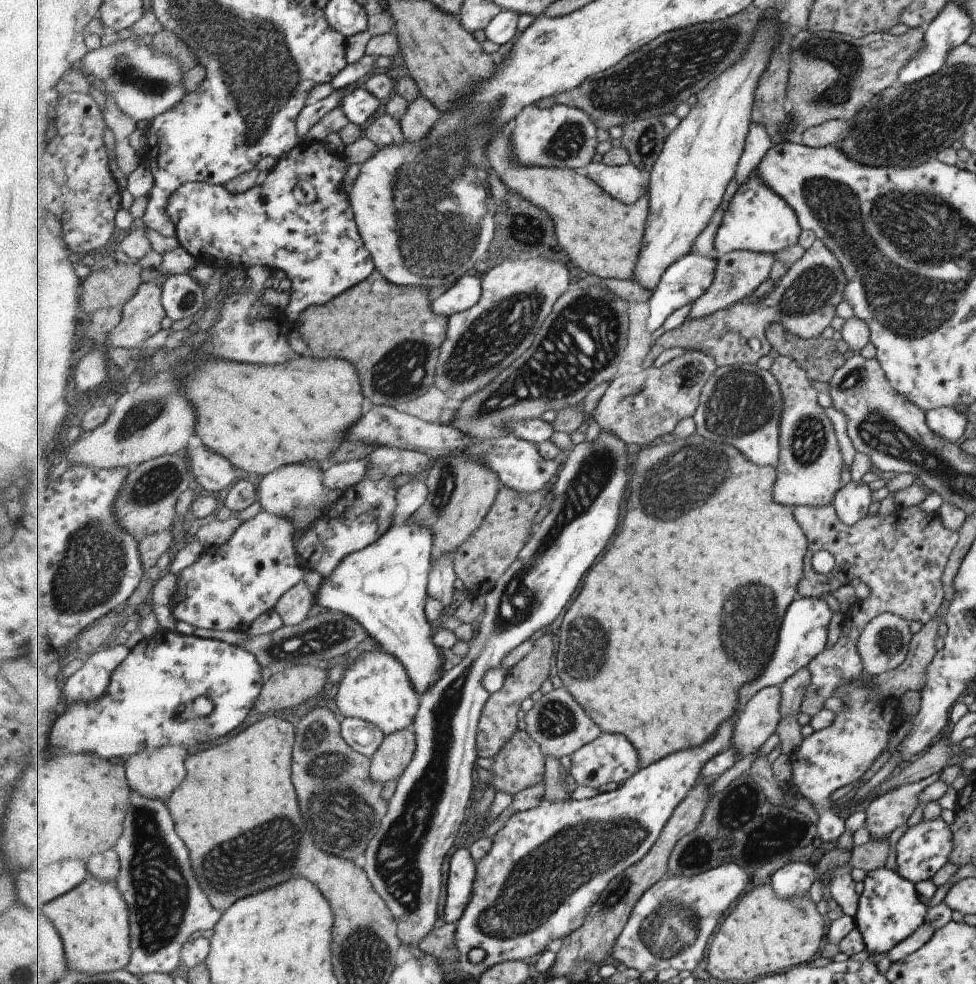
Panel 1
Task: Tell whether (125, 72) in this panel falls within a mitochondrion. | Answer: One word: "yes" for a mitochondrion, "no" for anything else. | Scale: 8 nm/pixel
yes

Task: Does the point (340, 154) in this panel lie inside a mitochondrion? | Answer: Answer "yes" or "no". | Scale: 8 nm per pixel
no

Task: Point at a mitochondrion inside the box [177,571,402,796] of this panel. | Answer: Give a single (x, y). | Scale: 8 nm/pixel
(317, 640)

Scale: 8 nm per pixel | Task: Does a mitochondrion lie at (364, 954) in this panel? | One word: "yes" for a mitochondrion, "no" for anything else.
yes

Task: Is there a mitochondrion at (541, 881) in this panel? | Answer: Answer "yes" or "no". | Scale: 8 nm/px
yes

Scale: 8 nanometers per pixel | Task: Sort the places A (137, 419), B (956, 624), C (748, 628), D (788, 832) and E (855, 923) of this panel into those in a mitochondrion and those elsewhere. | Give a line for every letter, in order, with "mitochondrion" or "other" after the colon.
A: mitochondrion
B: other
C: mitochondrion
D: mitochondrion
E: other

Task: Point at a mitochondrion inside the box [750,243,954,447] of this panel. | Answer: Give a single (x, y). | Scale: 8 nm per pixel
(813, 289)

